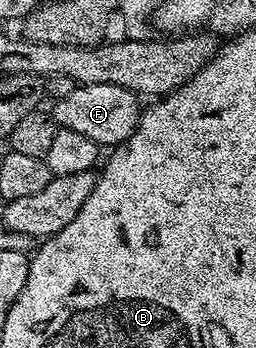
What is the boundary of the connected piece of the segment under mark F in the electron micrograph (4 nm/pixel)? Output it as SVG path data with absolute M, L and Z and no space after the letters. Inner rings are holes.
M80 84L64 98L54 100L52 115L59 128L76 130L76 134L85 134L99 146L120 146L136 130L140 115L140 97L124 86L111 84Z

